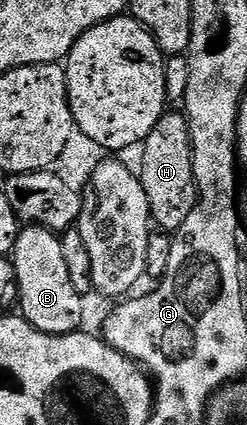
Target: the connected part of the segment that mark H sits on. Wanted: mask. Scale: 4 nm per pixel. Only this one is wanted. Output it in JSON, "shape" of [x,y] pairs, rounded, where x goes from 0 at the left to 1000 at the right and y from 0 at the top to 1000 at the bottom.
{"shape":[[[684,261],[640,287],[640,296],[607,306],[563,358],[559,412],[607,475],[619,529],[652,546],[704,548],[721,532],[737,532],[737,522],[753,522],[769,494],[785,494],[794,482],[794,431],[757,282],[725,261]]]}

